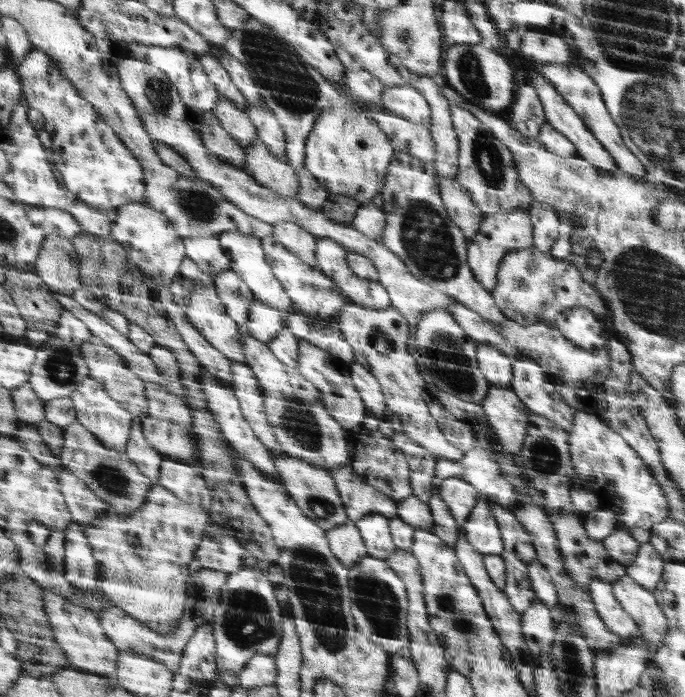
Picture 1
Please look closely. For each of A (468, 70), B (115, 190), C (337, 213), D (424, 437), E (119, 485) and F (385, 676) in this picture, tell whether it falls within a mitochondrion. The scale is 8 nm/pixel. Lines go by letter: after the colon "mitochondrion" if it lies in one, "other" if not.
A: mitochondrion
B: mitochondrion
C: other
D: other
E: mitochondrion
F: other

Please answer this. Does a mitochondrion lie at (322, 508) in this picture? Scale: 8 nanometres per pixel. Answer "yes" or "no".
yes

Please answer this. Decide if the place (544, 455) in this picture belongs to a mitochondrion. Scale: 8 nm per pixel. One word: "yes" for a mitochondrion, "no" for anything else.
yes

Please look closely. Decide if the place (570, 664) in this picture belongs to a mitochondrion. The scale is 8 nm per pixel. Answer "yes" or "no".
yes

